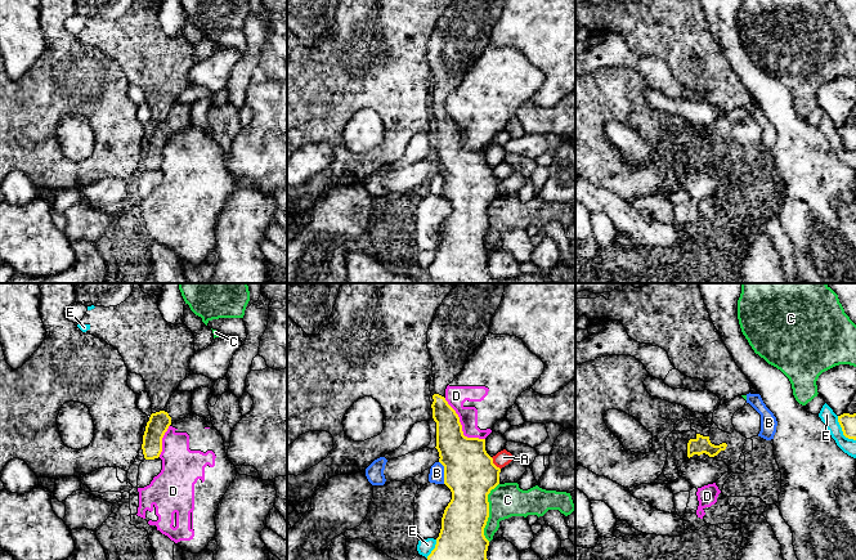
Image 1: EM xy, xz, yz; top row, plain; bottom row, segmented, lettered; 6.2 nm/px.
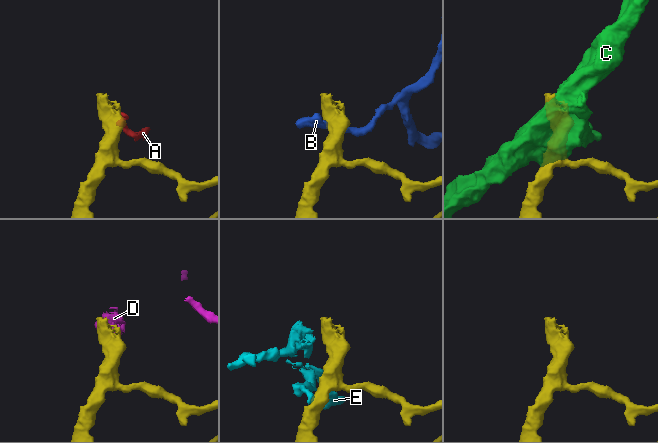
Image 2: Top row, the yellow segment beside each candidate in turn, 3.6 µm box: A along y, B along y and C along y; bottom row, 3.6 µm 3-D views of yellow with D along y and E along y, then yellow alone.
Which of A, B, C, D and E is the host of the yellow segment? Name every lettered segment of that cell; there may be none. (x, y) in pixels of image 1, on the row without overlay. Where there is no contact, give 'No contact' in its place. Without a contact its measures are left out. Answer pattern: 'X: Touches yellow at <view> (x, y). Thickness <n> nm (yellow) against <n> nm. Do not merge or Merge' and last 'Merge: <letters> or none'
A: Touches yellow at xz (493, 175). Thickness 320 nm (yellow) against 90 nm. Do not merge
B: Touches yellow at xz (444, 184). Thickness 320 nm (yellow) against 100 nm. Do not merge
C: Touches yellow at xz (488, 224). Thickness 300 nm (yellow) against 220 nm. Do not merge
D: Touches yellow at xz (461, 138). Thickness 280 nm (yellow) against 130 nm. Do not merge
E: Touches yellow at xz (434, 260). Thickness 380 nm (yellow) against 100 nm. Do not merge
Merge: none

